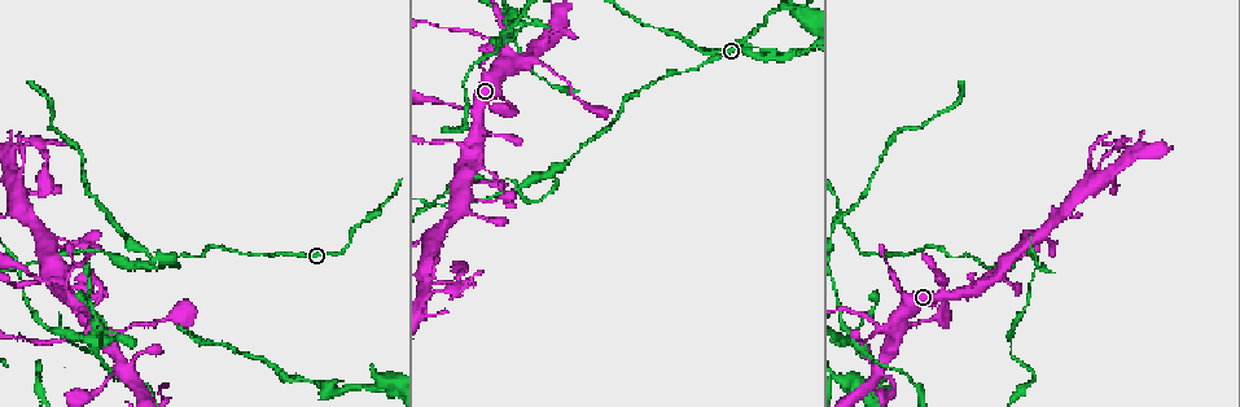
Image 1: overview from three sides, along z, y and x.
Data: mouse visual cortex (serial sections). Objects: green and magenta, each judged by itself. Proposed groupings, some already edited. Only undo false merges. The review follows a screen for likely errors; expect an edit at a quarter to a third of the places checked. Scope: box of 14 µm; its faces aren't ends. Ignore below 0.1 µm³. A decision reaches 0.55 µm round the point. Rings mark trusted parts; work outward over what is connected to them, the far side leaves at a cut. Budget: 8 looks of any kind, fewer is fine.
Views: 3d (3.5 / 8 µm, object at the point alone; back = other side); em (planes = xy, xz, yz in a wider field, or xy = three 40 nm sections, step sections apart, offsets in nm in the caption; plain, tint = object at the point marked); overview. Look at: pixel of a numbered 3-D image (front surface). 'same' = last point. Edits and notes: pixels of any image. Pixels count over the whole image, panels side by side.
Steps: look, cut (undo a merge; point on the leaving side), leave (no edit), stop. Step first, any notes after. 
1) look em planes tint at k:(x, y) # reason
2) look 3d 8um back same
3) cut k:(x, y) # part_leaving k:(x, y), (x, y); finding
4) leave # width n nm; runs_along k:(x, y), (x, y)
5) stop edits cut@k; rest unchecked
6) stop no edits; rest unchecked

look 3d 3.5um at 1:(487, 196) # a narrow waist

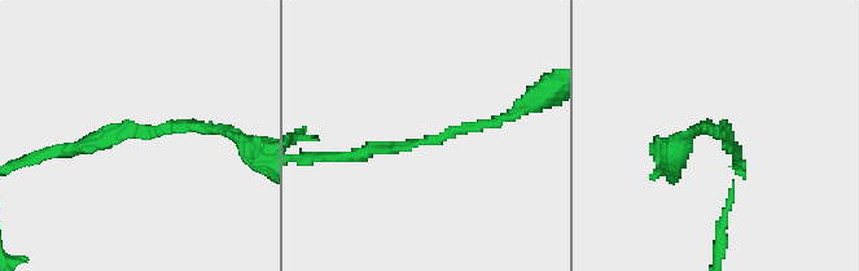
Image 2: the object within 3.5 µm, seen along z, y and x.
look em planes plain at 2:(127, 129) # arm_widths 150, 150 nm; need the tissue

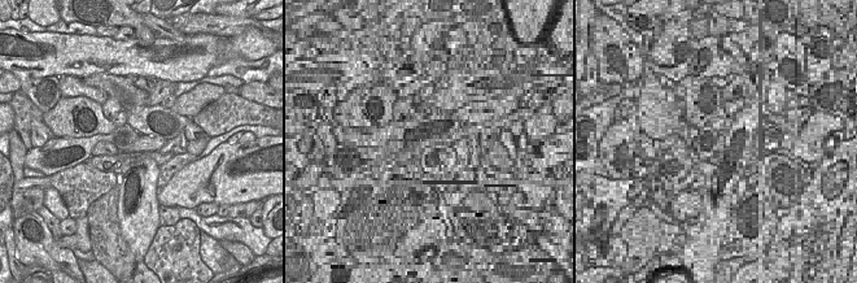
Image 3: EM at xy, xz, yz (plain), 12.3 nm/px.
look em planes tint same # with the object marked

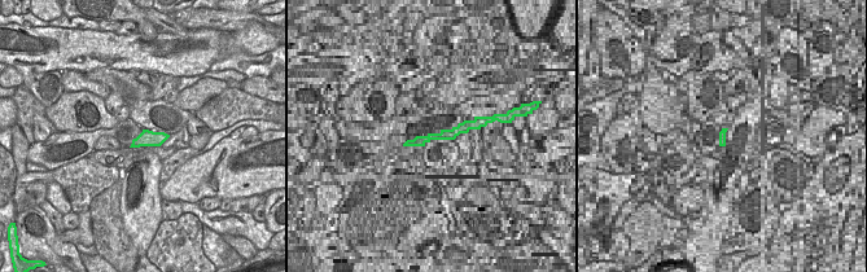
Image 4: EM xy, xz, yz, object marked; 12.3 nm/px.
leave # runs_along 2:(503, 117), (395, 151), (340, 157); all the same cell

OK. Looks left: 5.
look 3d 3.5um at 1:(1128, 147) # three-way junction

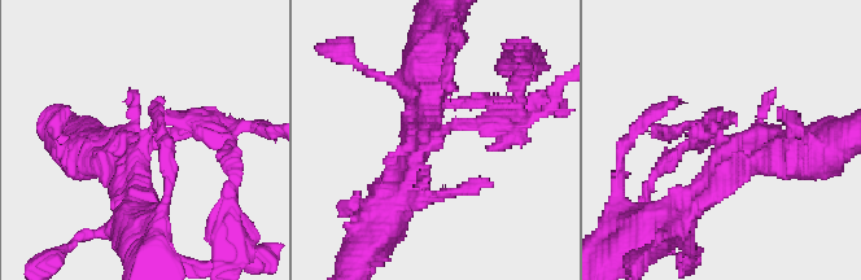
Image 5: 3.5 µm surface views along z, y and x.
look em xy step 5 tint at 5:(721, 141)

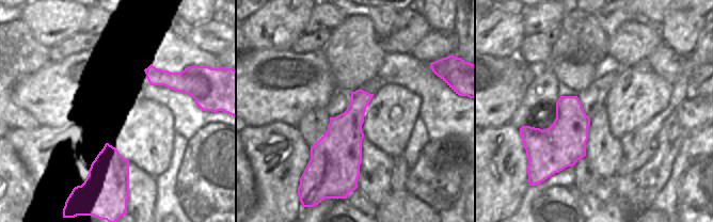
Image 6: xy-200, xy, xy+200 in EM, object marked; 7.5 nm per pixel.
look em xy step 1 tint same # another direction

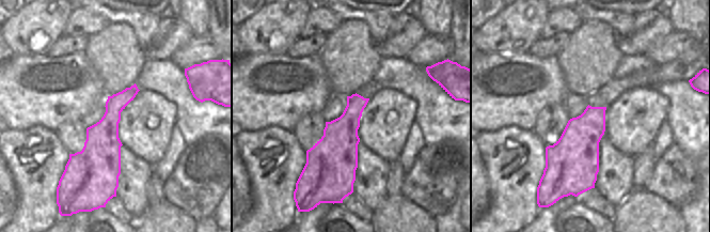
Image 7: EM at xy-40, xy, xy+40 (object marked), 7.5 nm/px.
cut 5:(731, 119) # part_leaving 5:(716, 126), (713, 118), (663, 165); a second cell is stuck on

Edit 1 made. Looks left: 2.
stop edits cut@5; rest unchecked

